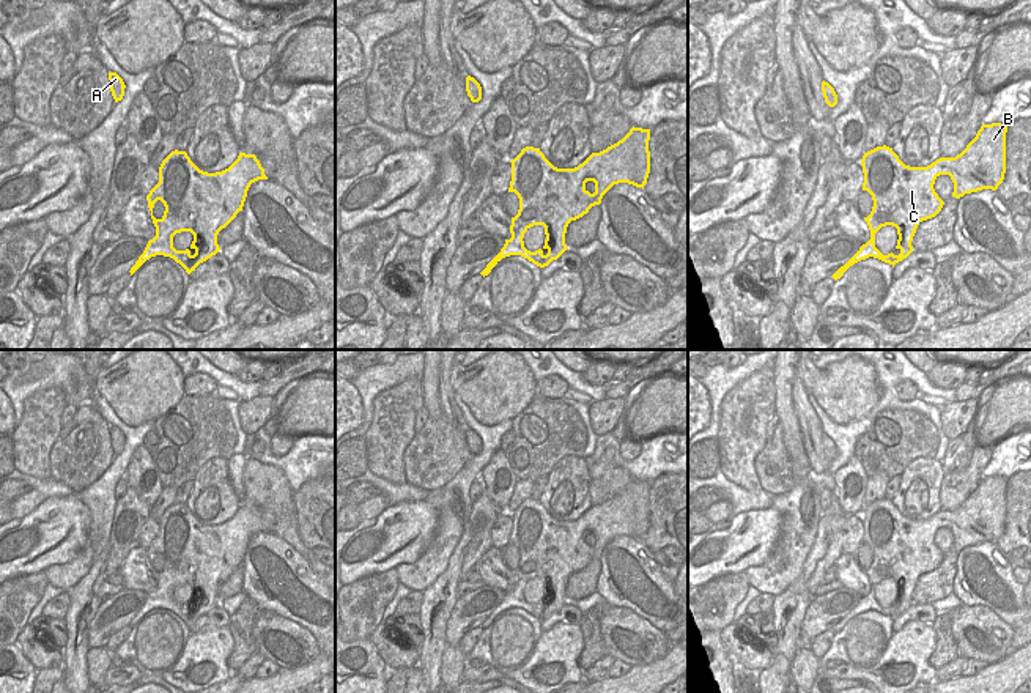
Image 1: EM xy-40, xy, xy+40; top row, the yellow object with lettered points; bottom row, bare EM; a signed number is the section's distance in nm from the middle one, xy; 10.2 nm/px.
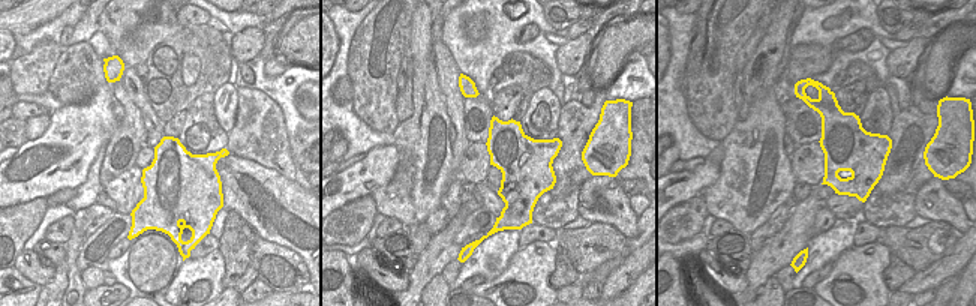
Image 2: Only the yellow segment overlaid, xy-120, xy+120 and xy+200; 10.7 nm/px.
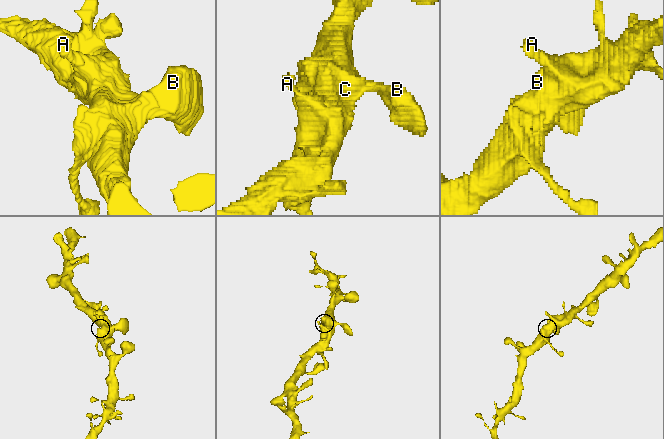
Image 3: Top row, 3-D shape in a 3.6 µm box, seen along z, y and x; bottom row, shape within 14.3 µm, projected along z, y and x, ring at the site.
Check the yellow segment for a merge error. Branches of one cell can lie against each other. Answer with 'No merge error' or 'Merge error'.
No merge error.

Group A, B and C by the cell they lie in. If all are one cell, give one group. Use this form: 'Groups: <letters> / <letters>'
Groups: A B C.

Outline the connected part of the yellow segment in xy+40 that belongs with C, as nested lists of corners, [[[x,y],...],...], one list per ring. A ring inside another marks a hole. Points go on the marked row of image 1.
[[[982,124],[960,154],[940,158],[927,167],[905,165],[886,145],[864,153],[863,191],[867,191],[874,200],[870,214],[864,217],[870,239],[831,277],[841,279],[850,266],[869,257],[889,263],[892,268],[907,258],[913,252],[911,241],[918,225],[935,217],[944,205],[933,189],[940,175],[951,176],[955,198],[982,189],[996,191],[1006,173],[1006,132],[1006,124]],[[886,225],[897,228],[899,255],[892,252],[883,255],[875,247],[875,233]]]

